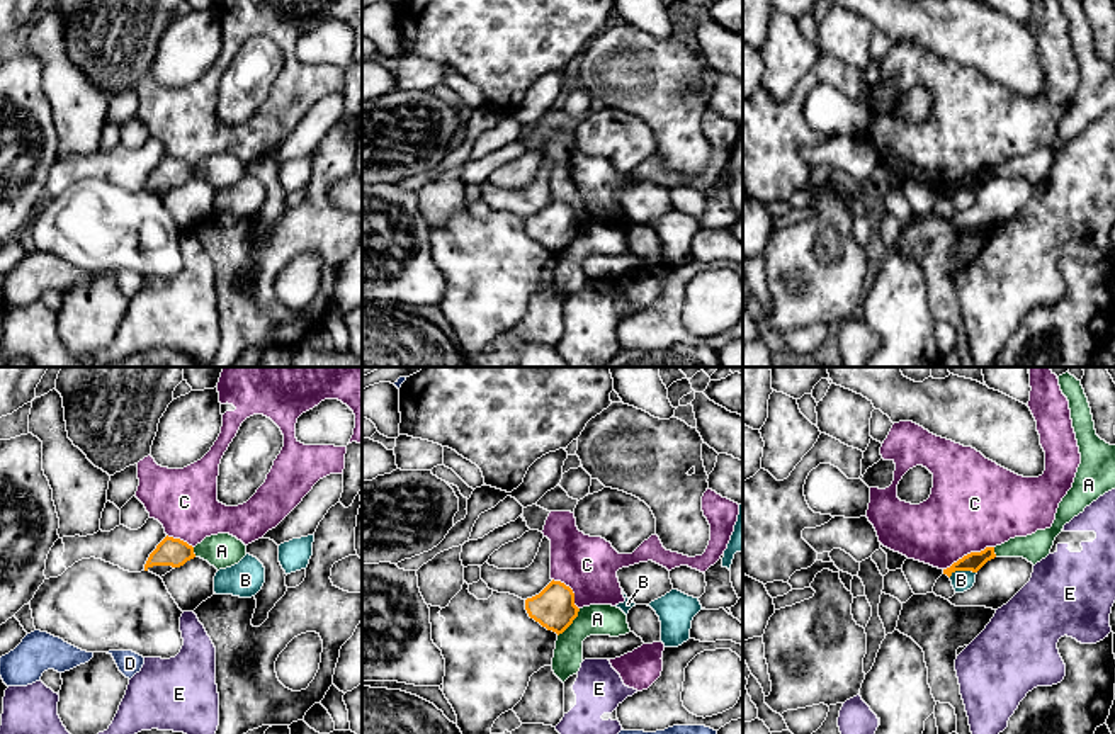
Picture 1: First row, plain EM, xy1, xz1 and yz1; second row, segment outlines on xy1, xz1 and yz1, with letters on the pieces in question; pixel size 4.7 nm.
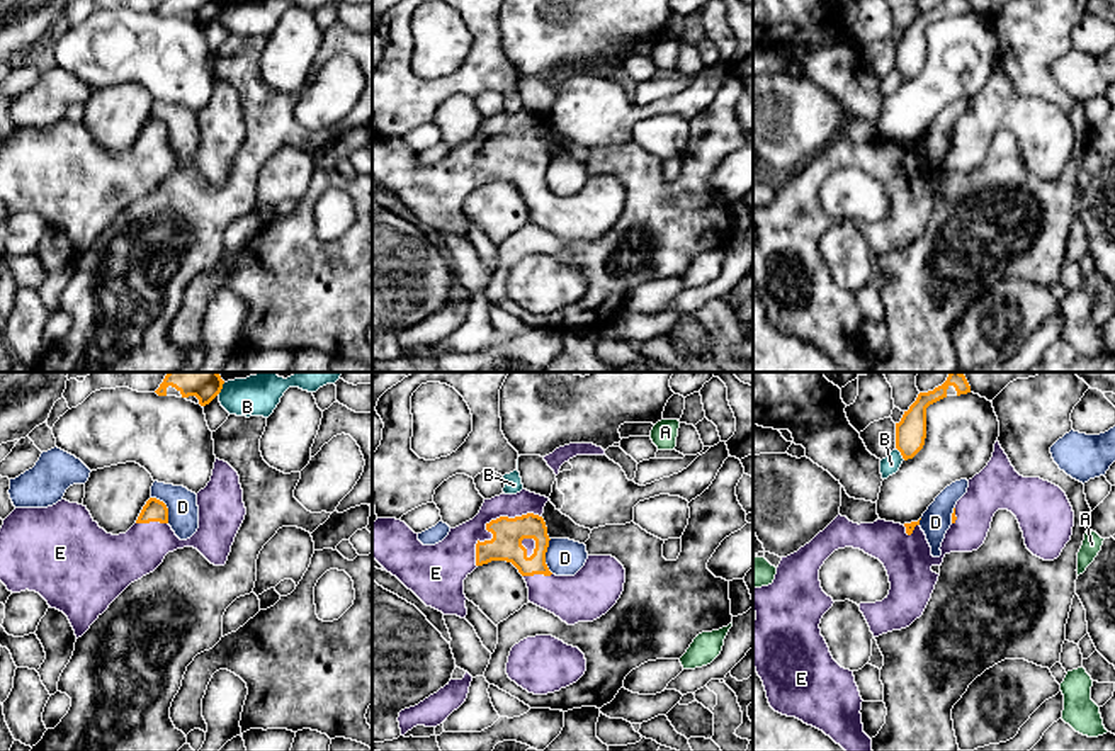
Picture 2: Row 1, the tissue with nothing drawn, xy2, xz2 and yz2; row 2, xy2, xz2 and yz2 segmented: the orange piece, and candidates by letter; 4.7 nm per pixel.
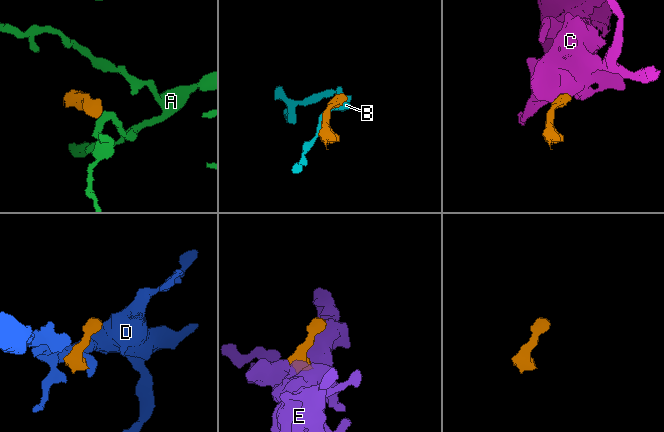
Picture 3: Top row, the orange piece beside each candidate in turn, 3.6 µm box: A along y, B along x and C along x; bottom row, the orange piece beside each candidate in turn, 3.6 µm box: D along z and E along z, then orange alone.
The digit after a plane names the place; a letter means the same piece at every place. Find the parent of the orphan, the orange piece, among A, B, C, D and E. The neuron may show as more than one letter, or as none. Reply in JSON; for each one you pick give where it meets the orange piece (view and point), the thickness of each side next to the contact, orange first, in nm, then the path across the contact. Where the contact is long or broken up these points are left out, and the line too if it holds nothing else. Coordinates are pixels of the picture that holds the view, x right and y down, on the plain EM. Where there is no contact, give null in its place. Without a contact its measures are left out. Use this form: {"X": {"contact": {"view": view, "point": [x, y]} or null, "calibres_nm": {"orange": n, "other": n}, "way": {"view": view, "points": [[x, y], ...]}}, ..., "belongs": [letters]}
{"E": {"contact": {"view": "xz2", "point": [490, 141]}, "calibres_nm": {"orange": 140, "other": 200}}, "belongs": ["E"]}

